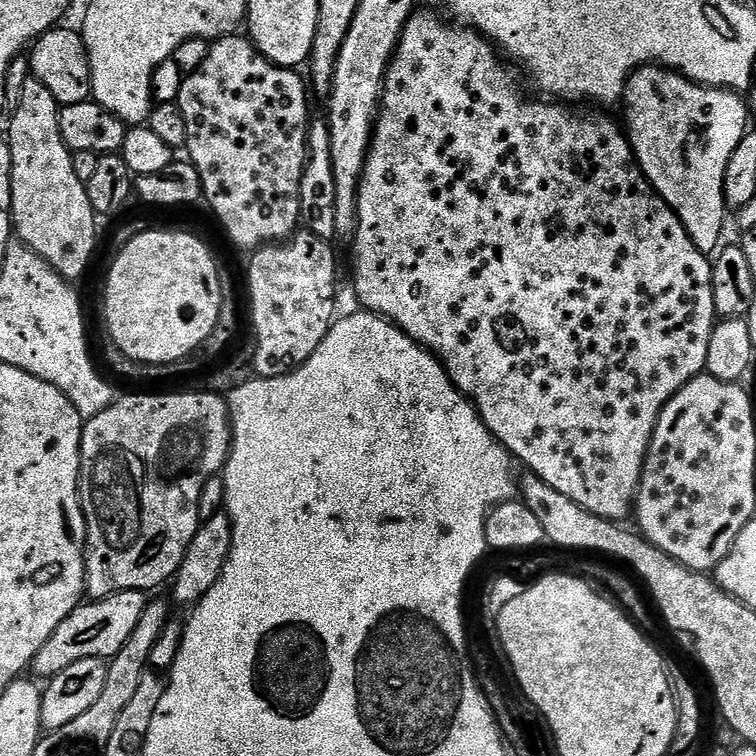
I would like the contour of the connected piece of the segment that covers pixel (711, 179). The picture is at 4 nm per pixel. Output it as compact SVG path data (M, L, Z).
M649 66L647 68L640 68L638 71L632 73L626 83L624 83L623 108L625 114L628 115L626 135L632 141L632 153L636 155L636 160L640 163L644 177L652 184L654 191L676 211L677 218L682 222L686 234L690 234L694 246L698 246L698 250L705 254L715 253L721 247L722 241L720 241L720 235L724 232L724 212L726 213L724 179L726 178L726 166L730 162L730 154L734 154L734 150L738 150L738 142L742 142L745 132L749 131L750 128L750 124L748 124L750 113L747 103L737 93L729 92L726 88L710 88L707 84L696 84L692 80L687 80L681 72L673 72L659 66Z

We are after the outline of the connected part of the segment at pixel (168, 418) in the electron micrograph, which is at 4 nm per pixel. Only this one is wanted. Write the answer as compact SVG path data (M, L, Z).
M207 390L201 392L140 392L137 396L124 396L113 399L112 405L106 410L102 410L102 414L98 414L94 418L86 421L84 426L84 433L82 434L82 442L80 443L80 505L84 511L84 521L86 522L86 543L84 546L84 587L87 595L92 600L105 600L107 596L112 595L113 592L143 592L147 593L148 588L156 588L159 584L167 585L173 579L178 570L178 566L182 562L182 558L186 554L188 544L194 538L194 534L200 529L202 523L200 519L200 494L206 482L211 476L217 475L223 469L224 463L228 461L228 450L230 447L230 417L228 415L228 405L223 395Z

